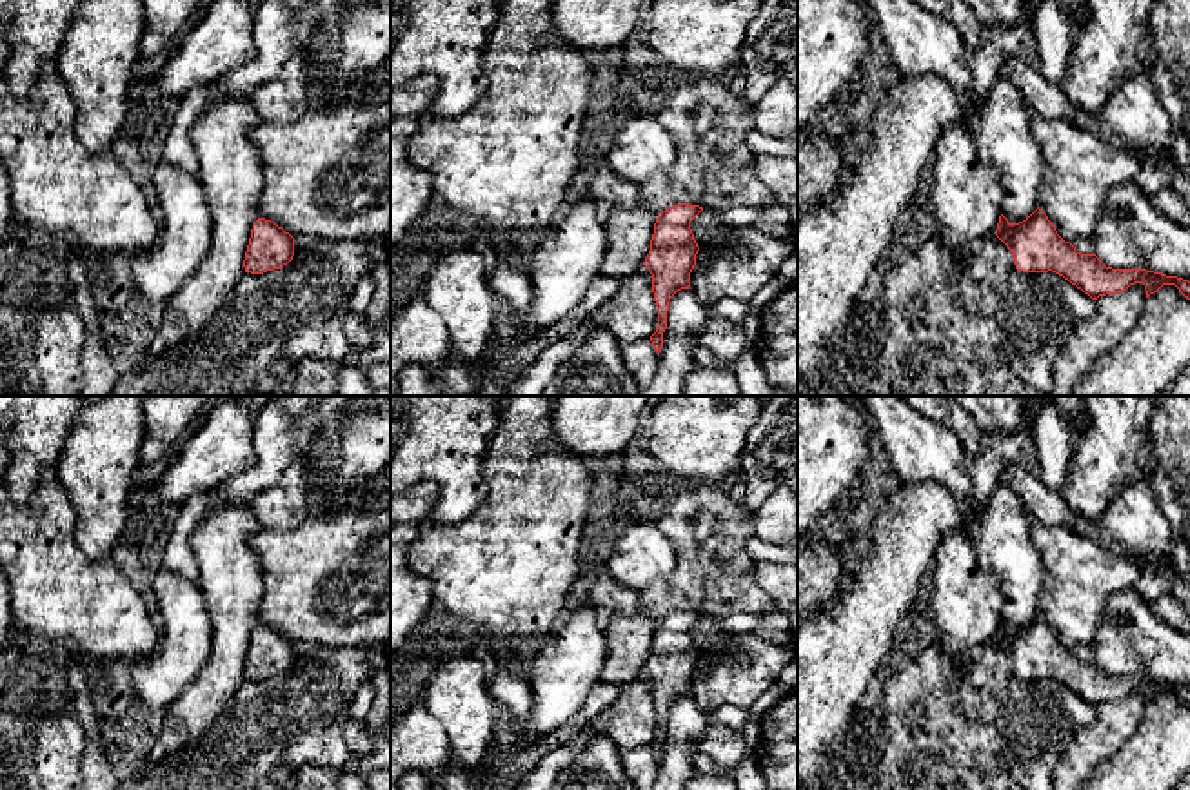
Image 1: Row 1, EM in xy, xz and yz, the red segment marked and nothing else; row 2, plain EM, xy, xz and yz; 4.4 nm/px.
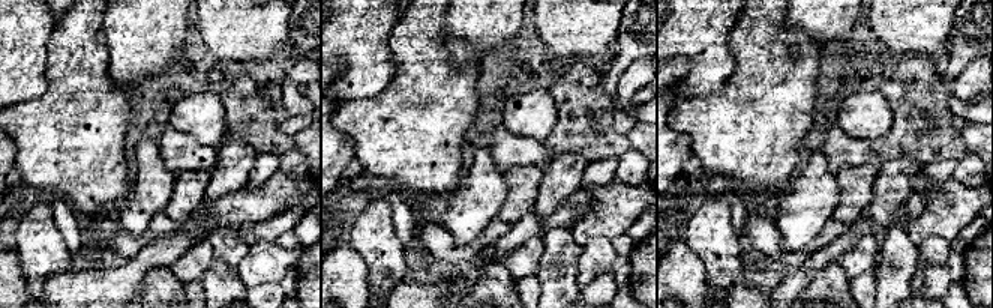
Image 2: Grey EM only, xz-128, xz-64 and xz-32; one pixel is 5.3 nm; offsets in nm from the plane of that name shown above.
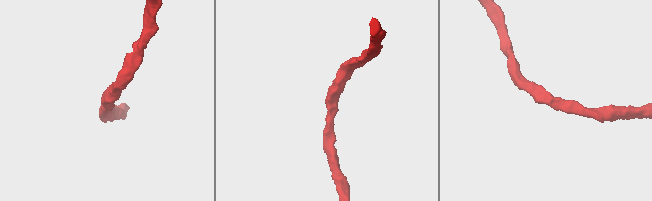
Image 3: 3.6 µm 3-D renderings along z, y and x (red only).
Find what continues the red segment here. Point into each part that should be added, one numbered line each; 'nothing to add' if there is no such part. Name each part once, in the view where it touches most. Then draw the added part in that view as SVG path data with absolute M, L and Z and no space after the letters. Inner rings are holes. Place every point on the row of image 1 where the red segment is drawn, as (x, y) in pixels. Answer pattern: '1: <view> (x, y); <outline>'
nothing to add

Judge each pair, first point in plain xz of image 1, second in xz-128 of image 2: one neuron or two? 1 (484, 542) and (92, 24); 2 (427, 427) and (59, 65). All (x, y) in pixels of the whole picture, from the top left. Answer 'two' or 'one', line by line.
1: one
2: two

